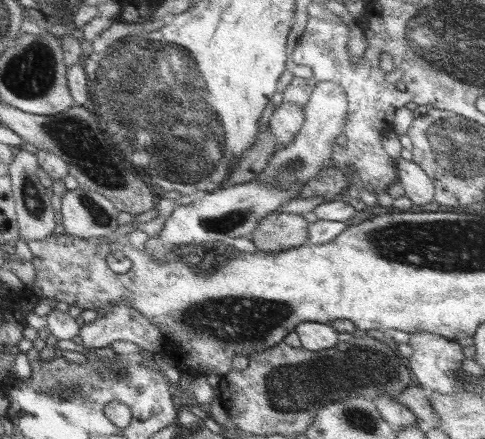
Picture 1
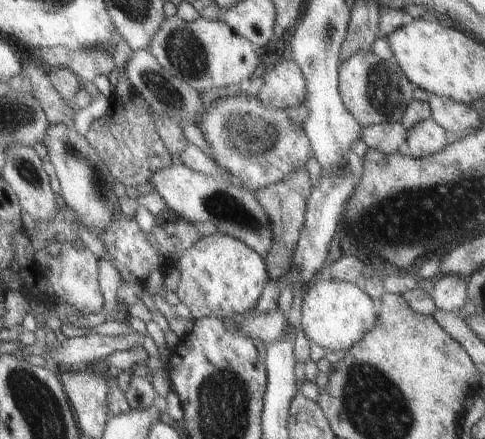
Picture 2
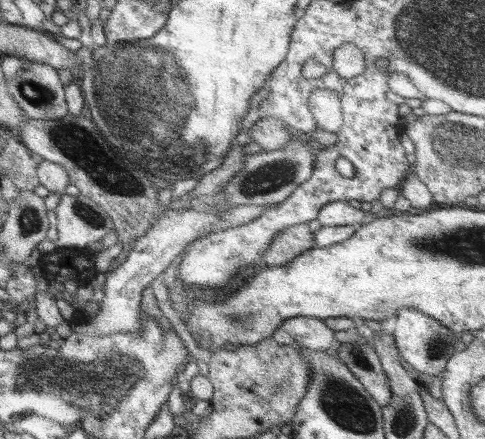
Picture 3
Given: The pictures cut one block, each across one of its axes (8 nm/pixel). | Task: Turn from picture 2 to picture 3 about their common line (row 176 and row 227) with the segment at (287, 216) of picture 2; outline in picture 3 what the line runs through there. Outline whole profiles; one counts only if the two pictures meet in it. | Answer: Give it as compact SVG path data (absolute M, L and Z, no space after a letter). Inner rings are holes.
M307 224L289 226L275 234L275 238L269 242L267 250L263 252L263 262L267 268L273 266L285 266L305 250L313 248L313 232Z

